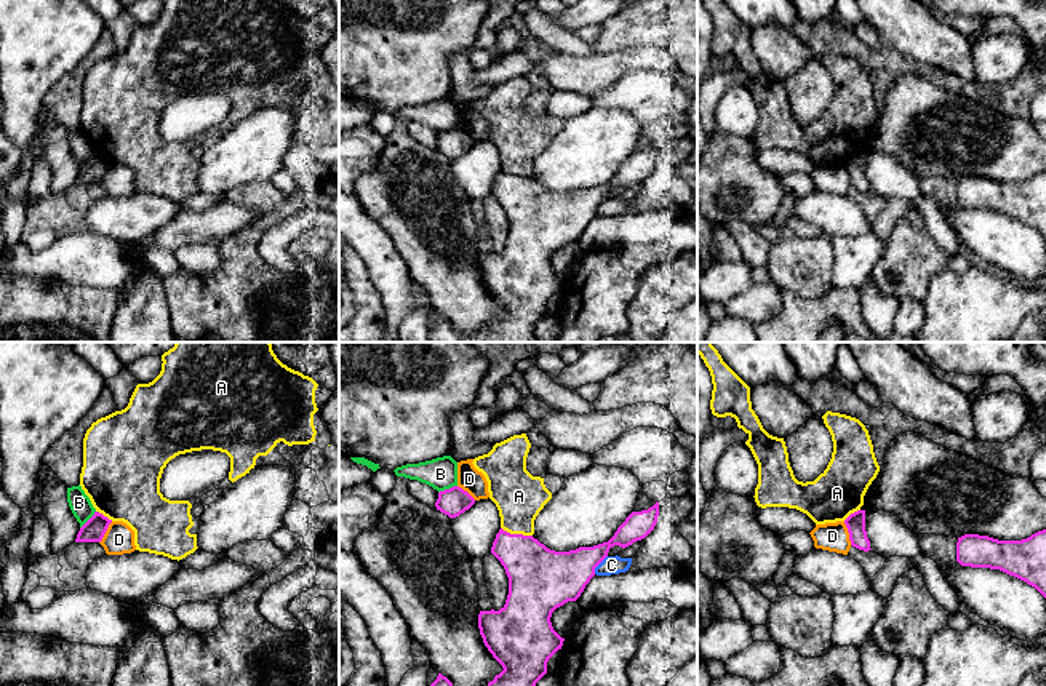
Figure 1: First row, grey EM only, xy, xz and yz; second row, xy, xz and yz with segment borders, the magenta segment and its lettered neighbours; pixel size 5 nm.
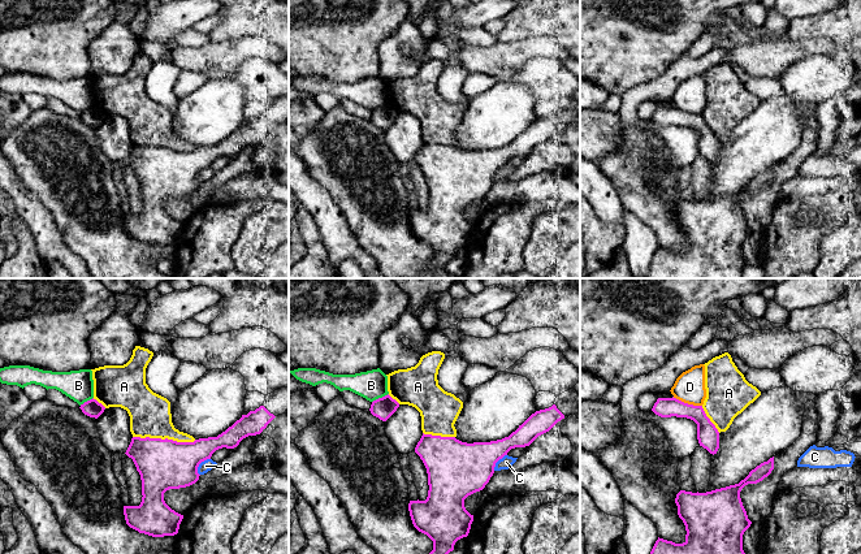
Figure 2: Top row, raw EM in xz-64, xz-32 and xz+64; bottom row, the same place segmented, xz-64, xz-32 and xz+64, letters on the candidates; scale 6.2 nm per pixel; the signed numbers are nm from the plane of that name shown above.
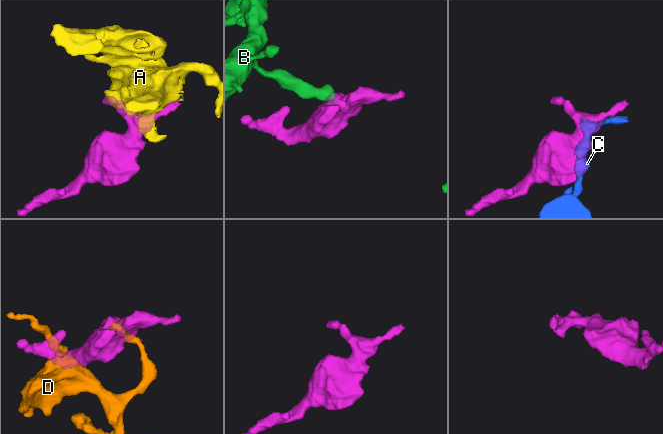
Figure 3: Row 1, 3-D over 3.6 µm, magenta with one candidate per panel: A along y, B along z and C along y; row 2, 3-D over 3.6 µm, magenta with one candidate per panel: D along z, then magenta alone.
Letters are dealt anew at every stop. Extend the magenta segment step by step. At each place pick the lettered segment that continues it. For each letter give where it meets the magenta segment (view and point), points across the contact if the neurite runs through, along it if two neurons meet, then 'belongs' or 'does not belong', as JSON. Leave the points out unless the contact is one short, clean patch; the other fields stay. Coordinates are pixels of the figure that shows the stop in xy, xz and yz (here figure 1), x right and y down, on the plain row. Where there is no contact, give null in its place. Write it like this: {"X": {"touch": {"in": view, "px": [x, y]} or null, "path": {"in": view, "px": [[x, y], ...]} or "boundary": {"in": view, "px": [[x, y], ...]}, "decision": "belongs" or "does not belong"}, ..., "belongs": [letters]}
{"A": {"touch": {"in": "xz", "px": [517, 176]}, "decision": "does not belong"}, "B": {"touch": {"in": "xz", "px": [447, 131]}, "boundary": {"in": "xz", "px": [[456, 127], [439, 135]]}, "decision": "does not belong"}, "C": {"touch": {"in": "xz", "px": [598, 205]}, "boundary": {"in": "xz", "px": [[606, 197], [594, 215]]}, "decision": "does not belong"}, "D": {"touch": {"in": "yz", "px": [848, 173]}, "boundary": {"in": "yz", "px": [[843, 163], [851, 186]]}, "decision": "does not belong"}, "belongs": []}

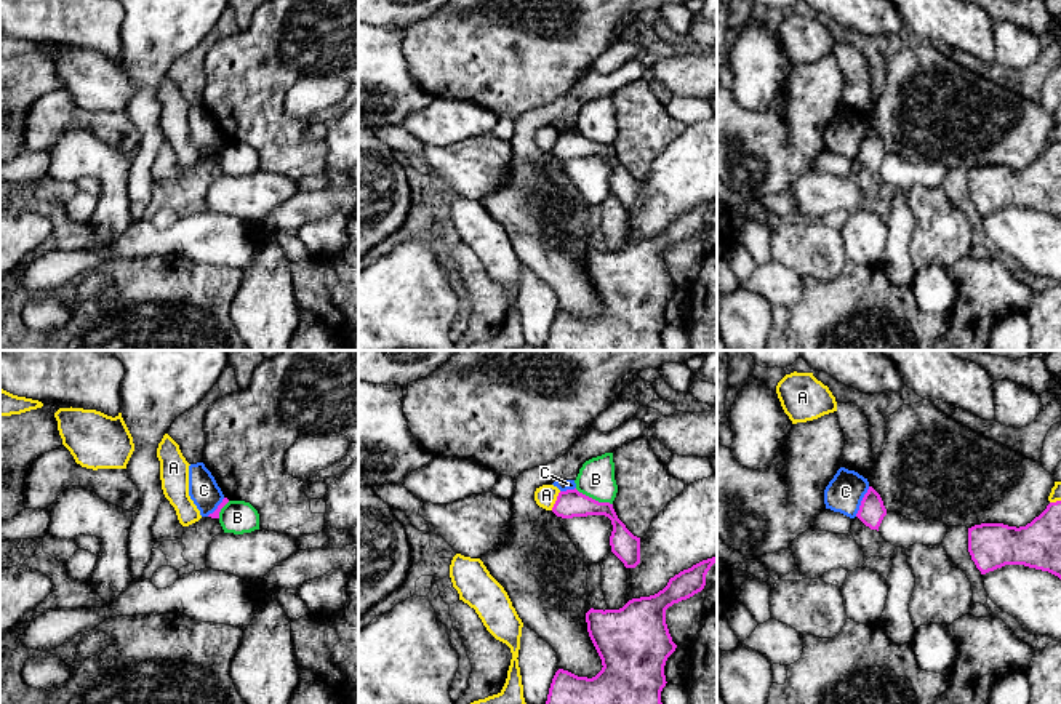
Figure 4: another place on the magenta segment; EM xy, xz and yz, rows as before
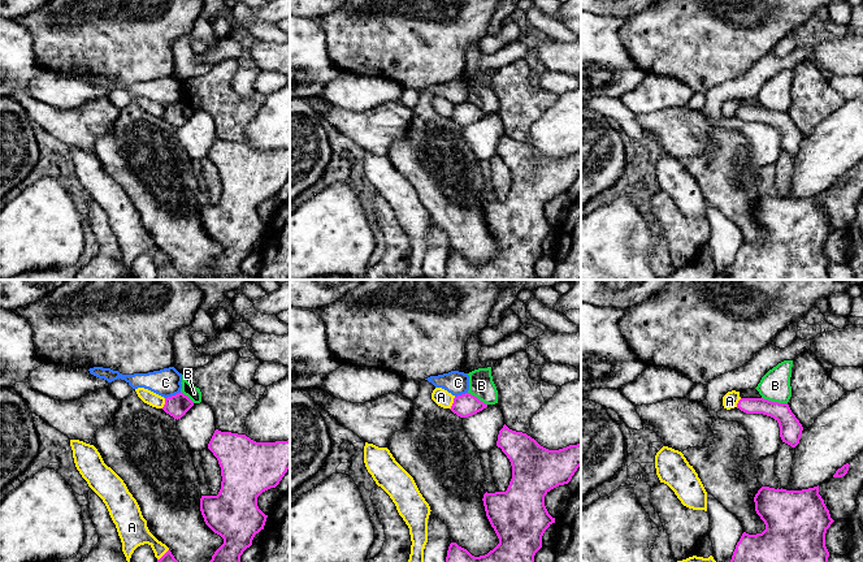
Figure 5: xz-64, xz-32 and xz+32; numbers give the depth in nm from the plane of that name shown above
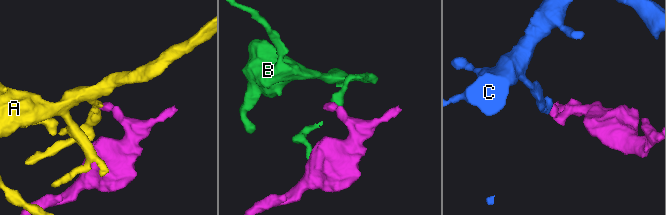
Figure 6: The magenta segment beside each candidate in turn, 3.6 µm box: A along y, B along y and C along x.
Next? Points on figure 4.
{"A": {"touch": {"in": "xz", "px": [556, 143]}, "decision": "does not belong"}, "B": {"touch": {"in": "xz", "px": [594, 141]}, "boundary": {"in": "xz", "px": [[575, 130], [612, 146]]}, "decision": "does not belong"}, "C": {"touch": {"in": "yz", "px": [861, 143]}, "boundary": {"in": "yz", "px": [[869, 128], [855, 157]]}, "decision": "does not belong"}, "belongs": []}

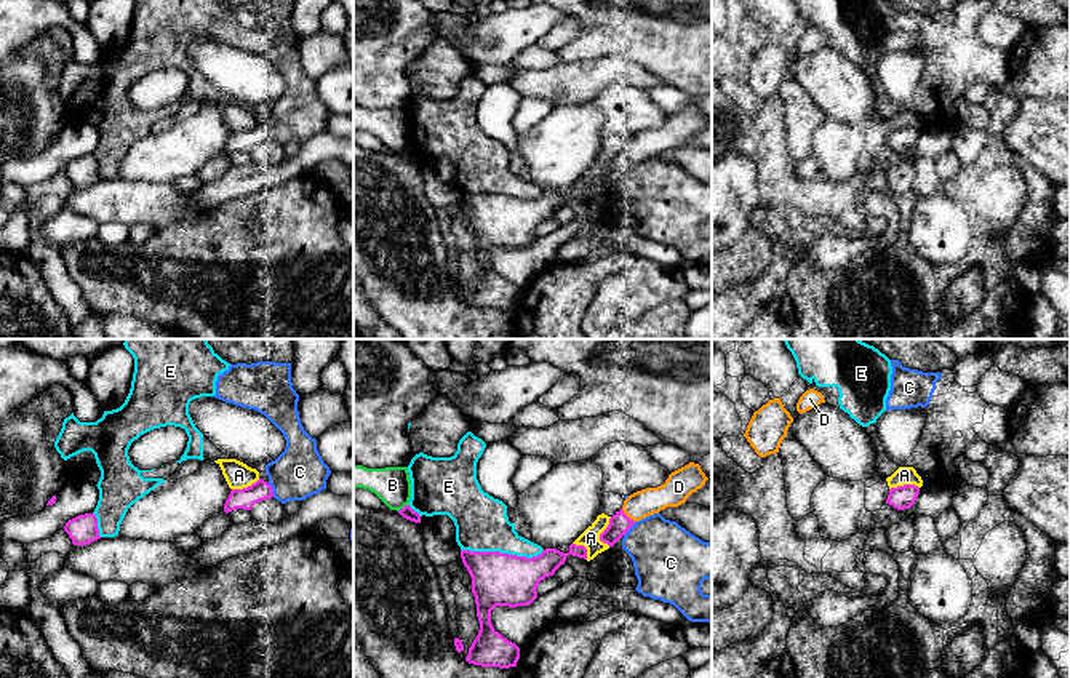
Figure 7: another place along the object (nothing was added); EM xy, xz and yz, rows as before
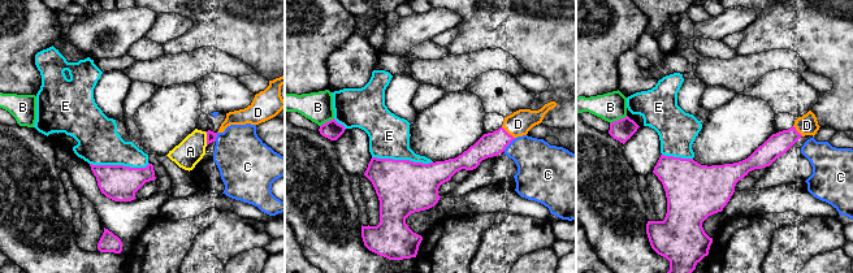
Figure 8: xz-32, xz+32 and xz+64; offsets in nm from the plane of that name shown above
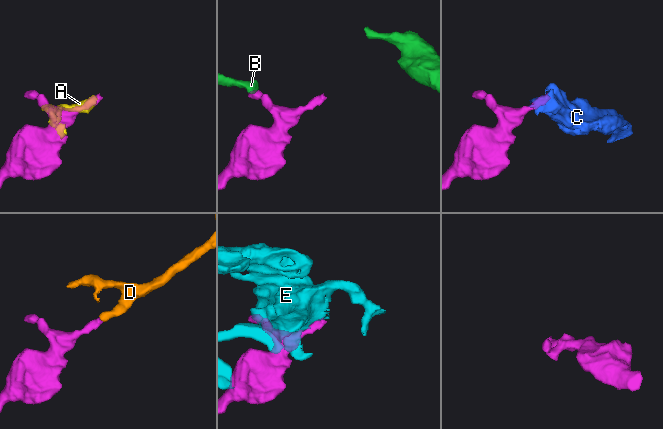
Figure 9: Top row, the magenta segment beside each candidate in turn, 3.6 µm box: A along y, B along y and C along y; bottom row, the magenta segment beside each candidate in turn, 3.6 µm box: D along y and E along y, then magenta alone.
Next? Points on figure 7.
{"A": {"touch": {"in": "xz", "px": [602, 175]}, "decision": "does not belong"}, "B": {"touch": {"in": "xz", "px": [403, 149]}, "boundary": {"in": "xz", "px": [[407, 146], [397, 152]]}, "decision": "does not belong"}, "C": {"touch": {"in": "xz", "px": [629, 170]}, "decision": "does not belong"}, "D": {"touch": {"in": "xz", "px": [626, 157]}, "decision": "belongs"}, "E": {"touch": {"in": "xz", "px": [503, 195]}, "decision": "does not belong"}, "belongs": ["D"]}

